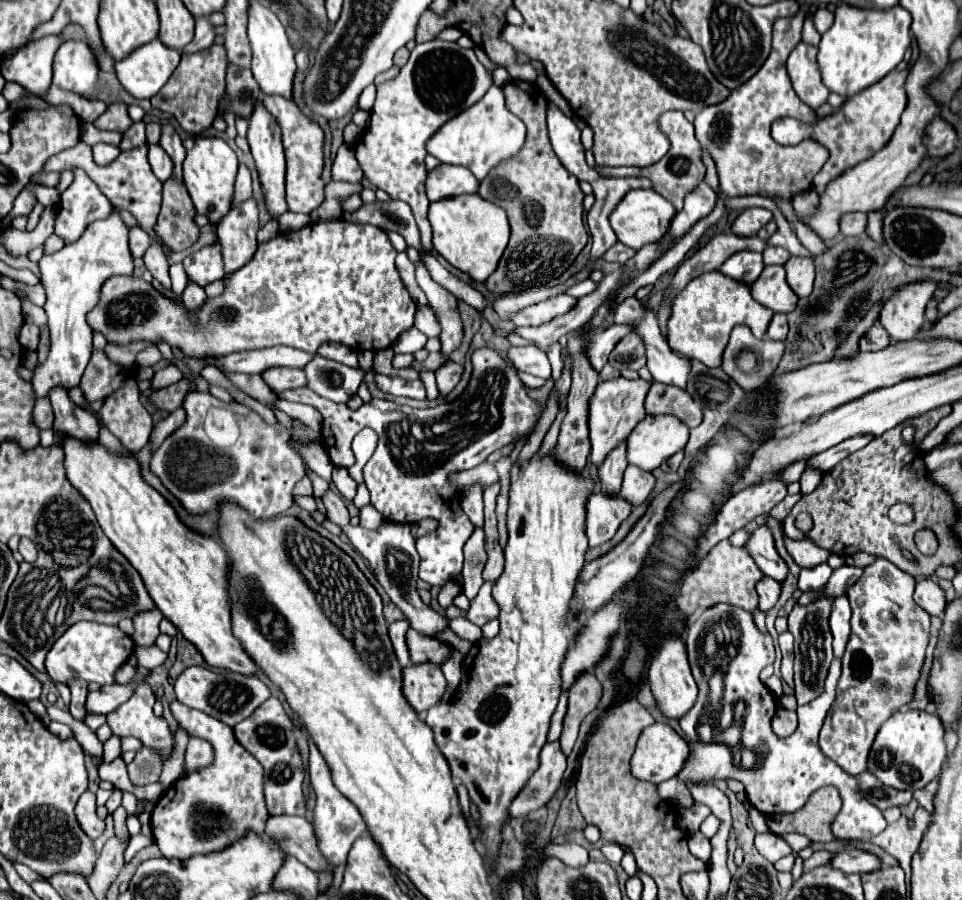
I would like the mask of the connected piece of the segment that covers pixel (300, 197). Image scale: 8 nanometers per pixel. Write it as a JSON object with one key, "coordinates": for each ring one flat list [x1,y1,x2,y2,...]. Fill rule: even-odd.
{"coordinates":[[264,96,262,102,282,126,282,142,286,152,286,202,290,204,290,212,310,214,324,200,324,182,320,180,322,166,324,166,322,160,324,134,320,126,308,120,292,100,284,96]]}

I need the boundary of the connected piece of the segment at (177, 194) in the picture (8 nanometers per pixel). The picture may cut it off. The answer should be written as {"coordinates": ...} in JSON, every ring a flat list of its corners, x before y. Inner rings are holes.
{"coordinates":[[168,178,168,182,164,182,164,200,156,232,160,232,162,242,170,246,170,250,186,250,196,242,200,228,194,224,194,214,196,210,186,186]]}

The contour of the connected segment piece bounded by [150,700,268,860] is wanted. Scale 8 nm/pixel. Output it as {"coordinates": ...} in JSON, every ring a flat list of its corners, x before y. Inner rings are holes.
{"coordinates":[[178,700,170,704,170,710,178,722,178,728,186,730,188,736,210,742,214,750,214,762,192,774,186,774,182,780,176,780,156,802,150,824,160,852,166,858,186,860,194,854,220,852,242,840,248,832,262,836,268,810,262,792,260,762,256,762,256,758,236,742,232,728,224,726,224,722,218,722,204,712,192,710],[212,812,222,812,224,818,210,820]]}

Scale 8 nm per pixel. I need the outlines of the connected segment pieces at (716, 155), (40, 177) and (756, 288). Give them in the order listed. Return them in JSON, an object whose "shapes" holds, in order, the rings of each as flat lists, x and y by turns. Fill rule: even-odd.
{"shapes":[[[802,4,794,16,778,18,774,22,772,52,764,62,764,66,744,86,732,90,732,94,724,102,708,106,700,114,696,114,694,120,696,138,702,146,708,148,710,156,716,162,716,170,720,178,720,198,716,202,716,208,706,218,696,222,692,230,684,238,680,238,678,244,668,254,664,254,656,264,652,264,652,268,648,268,621,288,612,300,613,311,625,298,634,296,638,288,653,285,664,272,676,268,684,260,686,252,696,244,696,240,706,232,706,228,716,224,724,216,726,196,734,198,746,194,764,194,770,198,782,198,792,202,796,194,812,188,812,178,828,160,828,150,814,140,806,140,798,146,778,146,770,136,770,124,780,116,792,116,806,122,816,118,814,110,806,106,794,92,786,72,786,58,792,52,792,48,802,40,802,22,806,18,808,8,810,4]],[[40,172,40,174,32,176,32,182,40,182,42,186,56,186,58,180,60,180,60,172,48,172,48,174]],[[766,266,762,270,760,278,750,288,752,288,752,296,762,306,766,306,766,308,770,308,774,312,788,314,798,304,796,294,792,294,792,290,790,290,790,286,786,282,784,266]]]}

